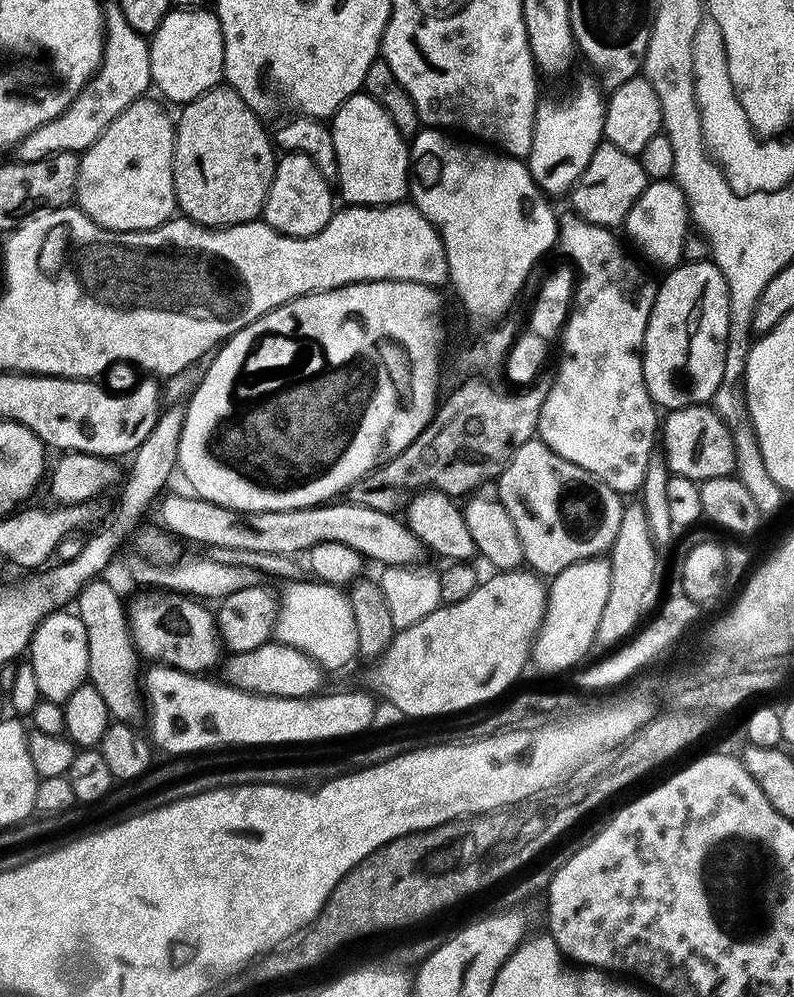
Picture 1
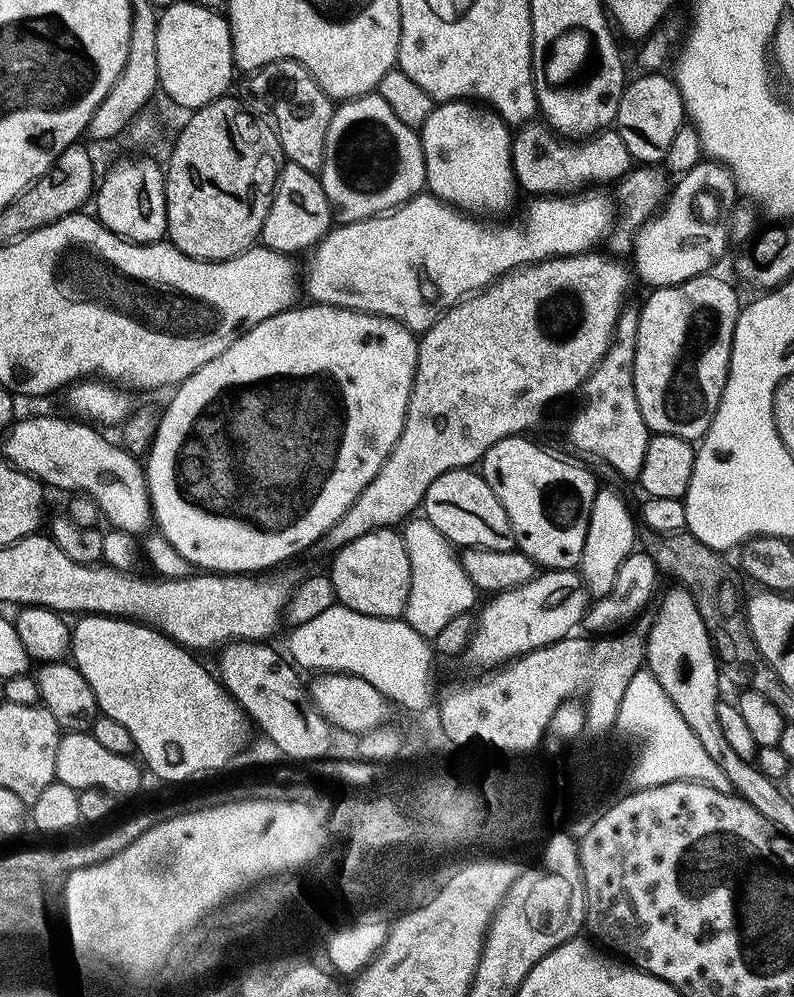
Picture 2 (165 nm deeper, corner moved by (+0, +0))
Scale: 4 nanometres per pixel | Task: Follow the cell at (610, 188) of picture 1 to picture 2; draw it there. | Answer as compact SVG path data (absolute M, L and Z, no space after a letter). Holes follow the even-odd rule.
M533 122L523 125L512 138L513 174L516 183L533 197L555 196L557 194L575 194L591 189L593 186L608 186L611 182L619 182L634 167L630 150L626 150L626 142L614 130L601 130L595 136L589 136L583 142L565 142L557 133L546 130L545 125Z

